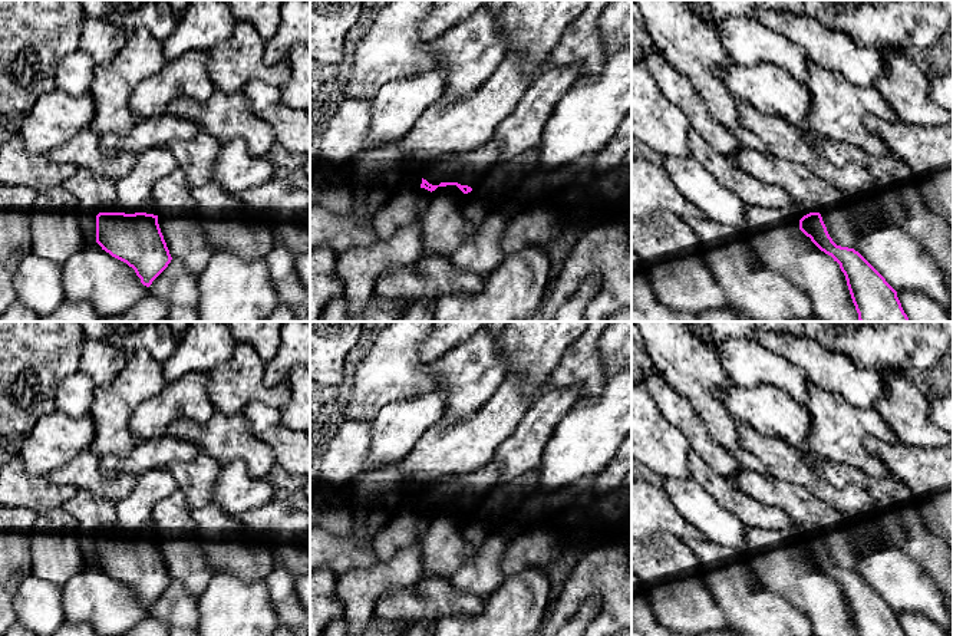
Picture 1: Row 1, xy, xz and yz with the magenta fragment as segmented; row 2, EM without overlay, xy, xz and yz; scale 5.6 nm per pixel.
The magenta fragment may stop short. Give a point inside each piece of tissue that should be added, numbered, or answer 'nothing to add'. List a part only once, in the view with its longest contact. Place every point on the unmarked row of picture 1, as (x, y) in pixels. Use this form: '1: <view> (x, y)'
1: xz (470, 488)

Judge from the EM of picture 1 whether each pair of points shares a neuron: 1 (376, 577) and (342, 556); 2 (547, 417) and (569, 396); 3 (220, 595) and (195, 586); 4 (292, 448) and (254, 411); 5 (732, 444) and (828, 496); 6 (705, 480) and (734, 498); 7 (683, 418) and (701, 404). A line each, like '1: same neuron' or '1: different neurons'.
1: different neurons
2: same neuron
3: different neurons
4: same neuron
5: different neurons
6: same neuron
7: different neurons

